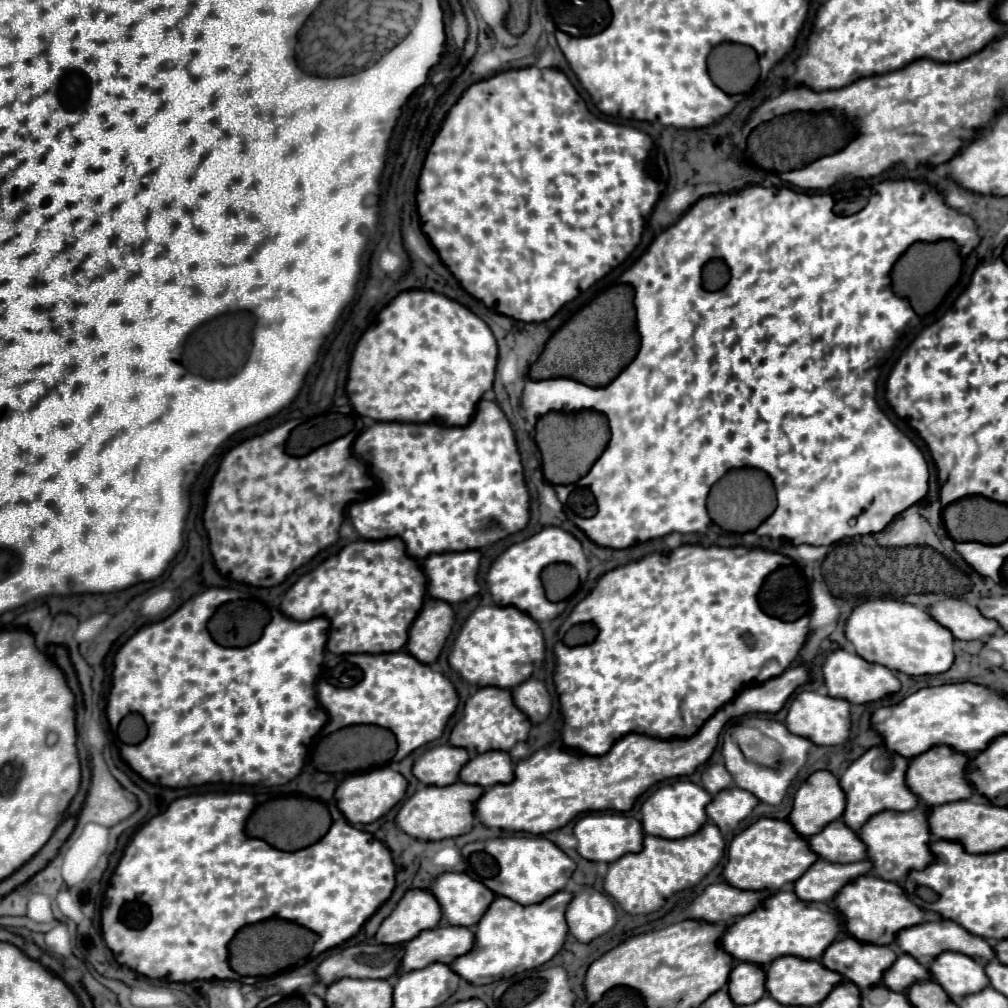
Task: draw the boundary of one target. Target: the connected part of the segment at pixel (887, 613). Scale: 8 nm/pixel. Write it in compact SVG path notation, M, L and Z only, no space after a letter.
M866 600L854 608L846 622L846 638L854 644L856 652L874 664L882 664L890 670L904 672L908 676L922 676L922 674L942 674L954 662L954 636L948 628L940 626L926 610L898 602L898 600Z

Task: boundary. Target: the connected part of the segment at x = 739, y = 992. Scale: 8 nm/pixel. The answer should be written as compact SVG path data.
M740 962L730 974L728 992L738 1006L754 1004L766 994L766 972L758 964Z

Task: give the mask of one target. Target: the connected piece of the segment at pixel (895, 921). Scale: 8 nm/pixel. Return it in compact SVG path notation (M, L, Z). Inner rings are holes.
M866 874L848 882L836 896L834 904L846 922L846 930L856 940L868 944L892 944L900 930L924 922L924 912L908 900L906 892L896 882L882 880L874 874Z

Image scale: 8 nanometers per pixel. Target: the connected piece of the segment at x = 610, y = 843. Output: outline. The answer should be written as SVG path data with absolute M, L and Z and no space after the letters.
M588 814L576 822L574 836L578 840L578 854L594 862L614 862L624 854L636 854L642 850L644 842L640 822L624 814Z

